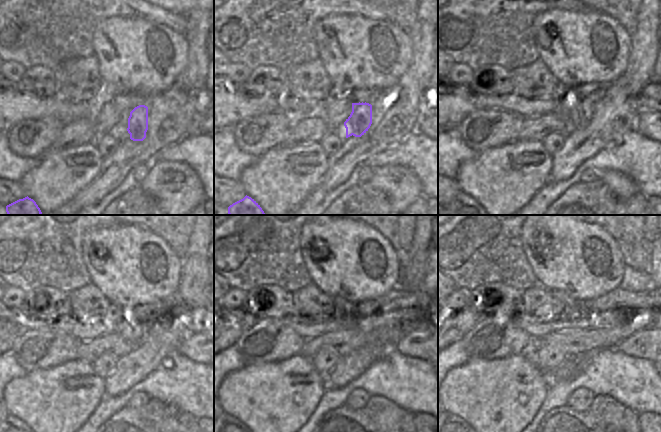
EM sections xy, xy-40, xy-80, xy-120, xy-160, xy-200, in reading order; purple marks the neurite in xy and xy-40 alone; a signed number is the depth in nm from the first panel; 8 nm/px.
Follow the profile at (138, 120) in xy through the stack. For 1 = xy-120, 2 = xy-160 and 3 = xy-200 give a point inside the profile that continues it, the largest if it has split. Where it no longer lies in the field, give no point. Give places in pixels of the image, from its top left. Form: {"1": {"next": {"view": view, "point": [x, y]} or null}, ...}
{"1": {"next": {"view": "xy-120", "point": [130, 328]}}, "2": {"next": {"view": "xy-160", "point": [349, 308]}}, "3": {"next": {"view": "xy-200", "point": [568, 301]}}}

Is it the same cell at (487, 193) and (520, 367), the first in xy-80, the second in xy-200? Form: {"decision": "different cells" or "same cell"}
{"decision": "same cell"}

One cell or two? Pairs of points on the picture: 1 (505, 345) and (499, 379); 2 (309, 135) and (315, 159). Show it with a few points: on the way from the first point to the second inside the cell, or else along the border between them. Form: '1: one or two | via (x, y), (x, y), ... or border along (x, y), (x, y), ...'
1: two | border along (526, 353), (490, 360), (480, 359)
2: two | border along (319, 142), (305, 142), (288, 148)

